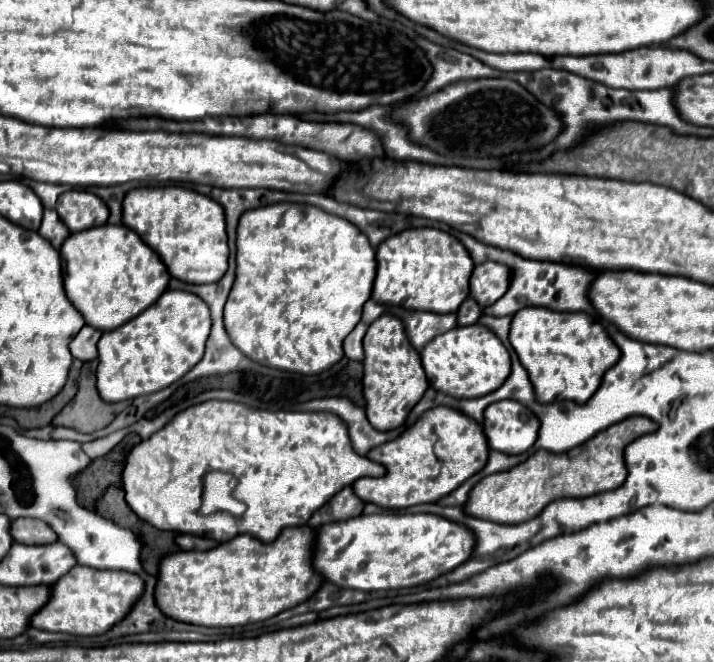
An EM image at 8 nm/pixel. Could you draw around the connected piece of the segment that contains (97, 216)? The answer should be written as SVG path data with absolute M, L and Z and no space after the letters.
M68 190L58 198L54 208L60 220L70 228L70 232L102 226L108 220L106 204L92 192L86 190Z

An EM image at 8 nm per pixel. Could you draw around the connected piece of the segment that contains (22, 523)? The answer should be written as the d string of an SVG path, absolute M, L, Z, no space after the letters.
M36 518L12 520L10 534L16 542L22 542L22 544L50 544L50 542L58 540L58 536L52 532L52 528Z

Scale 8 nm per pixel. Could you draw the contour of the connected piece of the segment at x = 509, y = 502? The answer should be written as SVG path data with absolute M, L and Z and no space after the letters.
M632 416L598 432L594 438L590 438L588 442L570 452L552 454L546 450L536 450L522 464L506 472L482 478L470 490L464 512L468 516L498 524L518 524L536 518L550 502L558 498L584 498L594 496L598 492L616 490L624 484L628 474L624 466L624 448L638 436L650 434L654 430L658 430L658 424L654 420L644 416Z

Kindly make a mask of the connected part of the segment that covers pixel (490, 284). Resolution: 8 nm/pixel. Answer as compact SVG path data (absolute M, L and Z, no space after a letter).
M484 262L474 268L470 278L470 296L482 308L494 304L510 286L510 270L498 262Z

